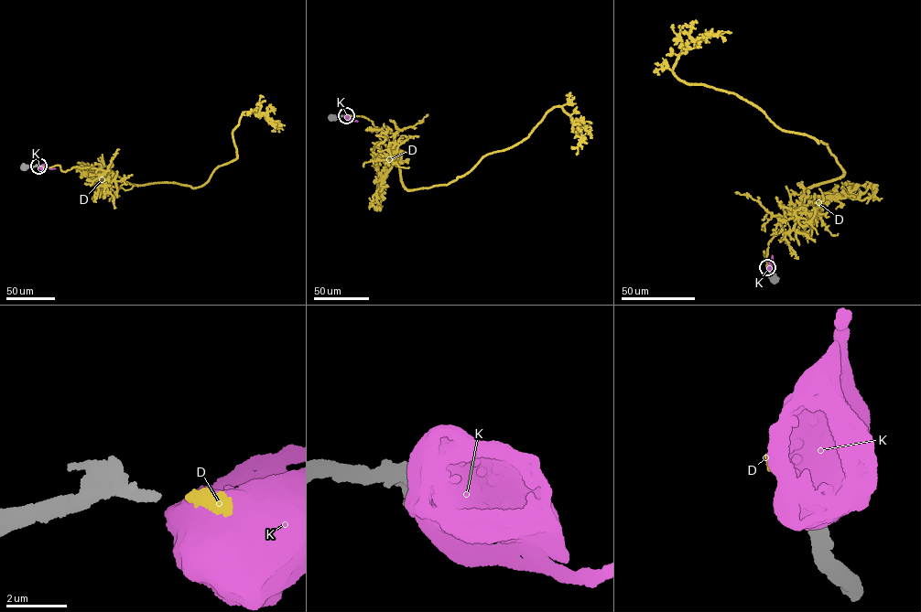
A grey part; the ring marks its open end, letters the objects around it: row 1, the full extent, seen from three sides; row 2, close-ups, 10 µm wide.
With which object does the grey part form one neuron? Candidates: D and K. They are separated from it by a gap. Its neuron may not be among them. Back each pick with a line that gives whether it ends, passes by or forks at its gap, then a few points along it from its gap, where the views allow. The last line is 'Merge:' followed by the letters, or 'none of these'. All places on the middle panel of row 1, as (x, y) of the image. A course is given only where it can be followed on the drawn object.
D: it ends; course (347, 115), (373, 122), (409, 190), (465, 175), (483, 156), (526, 137), (556, 107), (577, 125), (576, 155)
Merge: D

